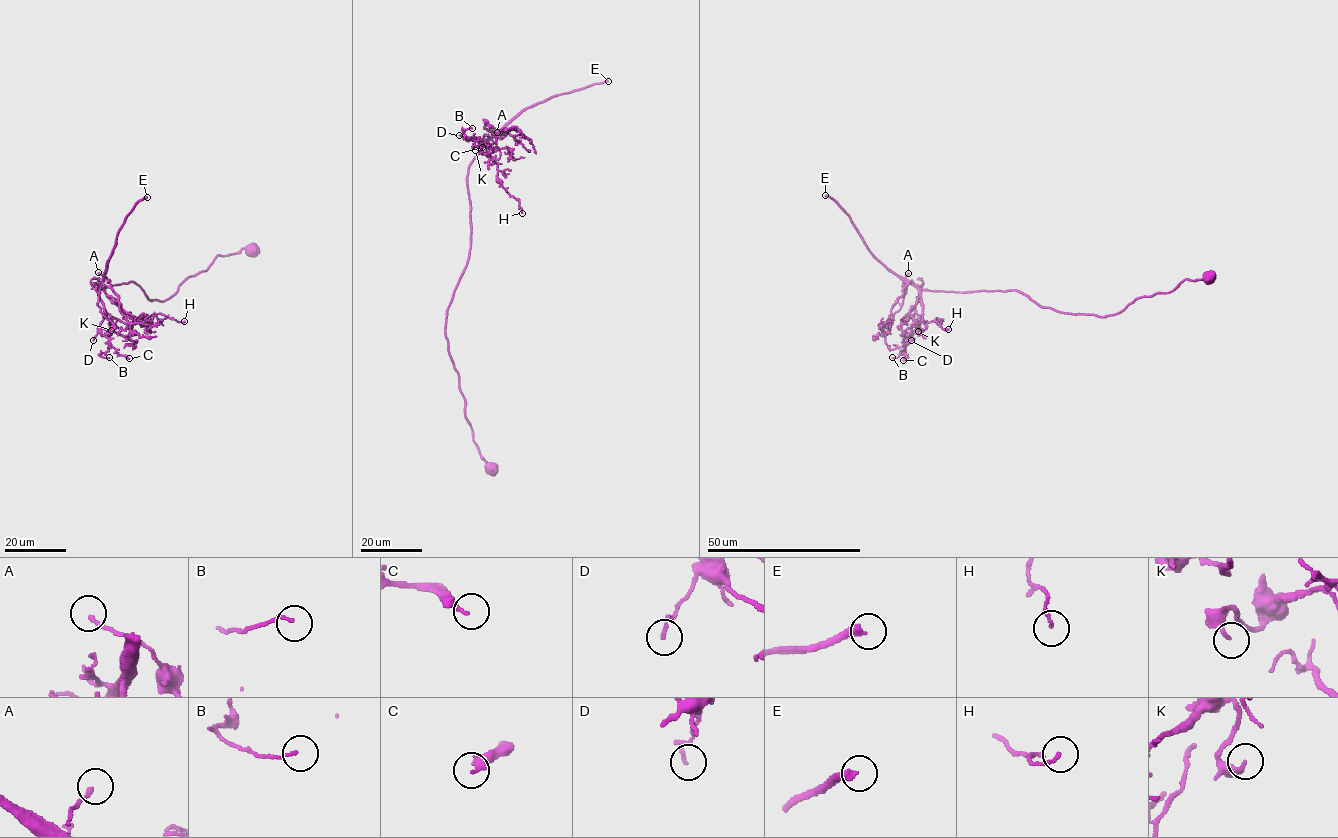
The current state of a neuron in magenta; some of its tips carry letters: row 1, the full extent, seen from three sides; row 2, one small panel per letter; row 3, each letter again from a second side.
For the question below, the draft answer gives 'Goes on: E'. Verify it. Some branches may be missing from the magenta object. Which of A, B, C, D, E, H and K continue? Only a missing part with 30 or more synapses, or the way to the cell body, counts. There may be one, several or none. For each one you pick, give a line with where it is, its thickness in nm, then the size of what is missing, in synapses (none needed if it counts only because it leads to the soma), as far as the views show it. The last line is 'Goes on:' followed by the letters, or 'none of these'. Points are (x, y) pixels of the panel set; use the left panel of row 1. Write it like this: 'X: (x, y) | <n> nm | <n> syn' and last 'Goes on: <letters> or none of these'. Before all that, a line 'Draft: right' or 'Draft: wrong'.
Draft: right
E: (147, 197) | 320 nm | 100 syn
Goes on: E

